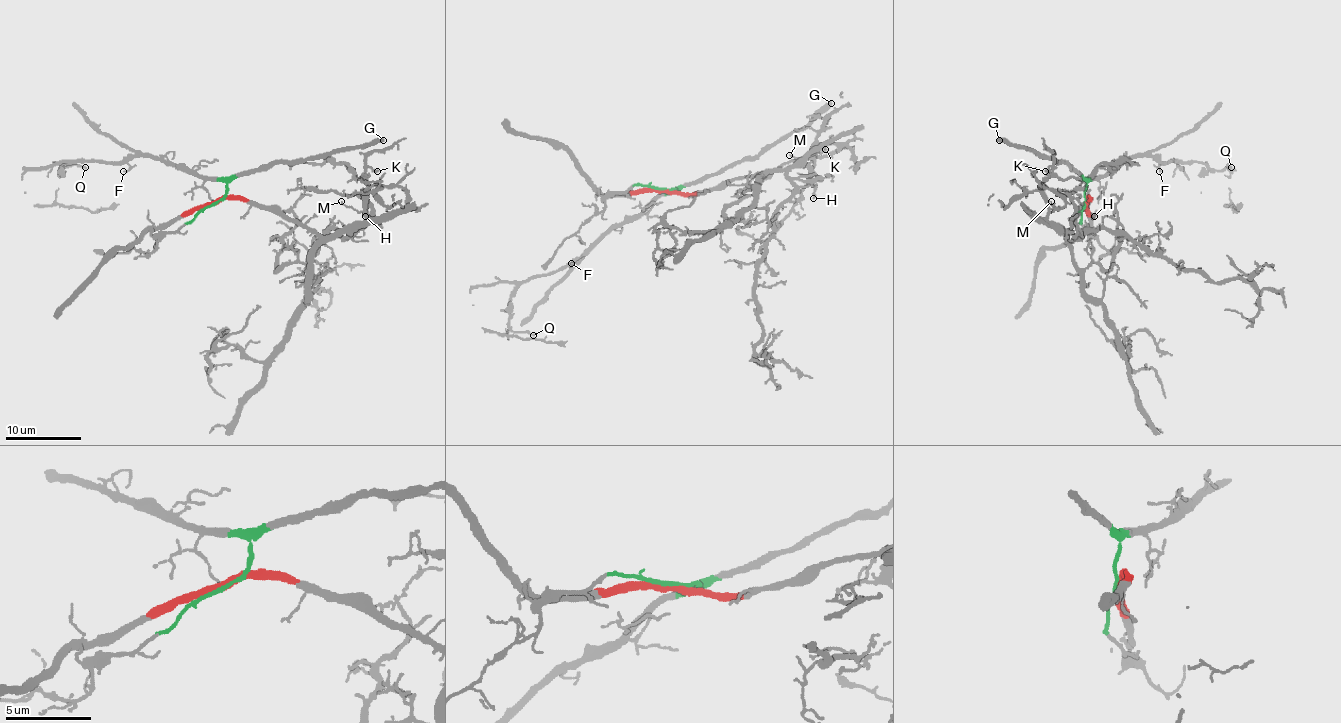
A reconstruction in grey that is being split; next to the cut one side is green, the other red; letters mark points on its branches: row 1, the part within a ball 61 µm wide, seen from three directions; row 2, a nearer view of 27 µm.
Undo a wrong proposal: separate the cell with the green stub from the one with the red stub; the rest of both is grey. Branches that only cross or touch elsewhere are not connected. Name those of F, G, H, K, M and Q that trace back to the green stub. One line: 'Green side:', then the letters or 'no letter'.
Green side: F, G, Q

